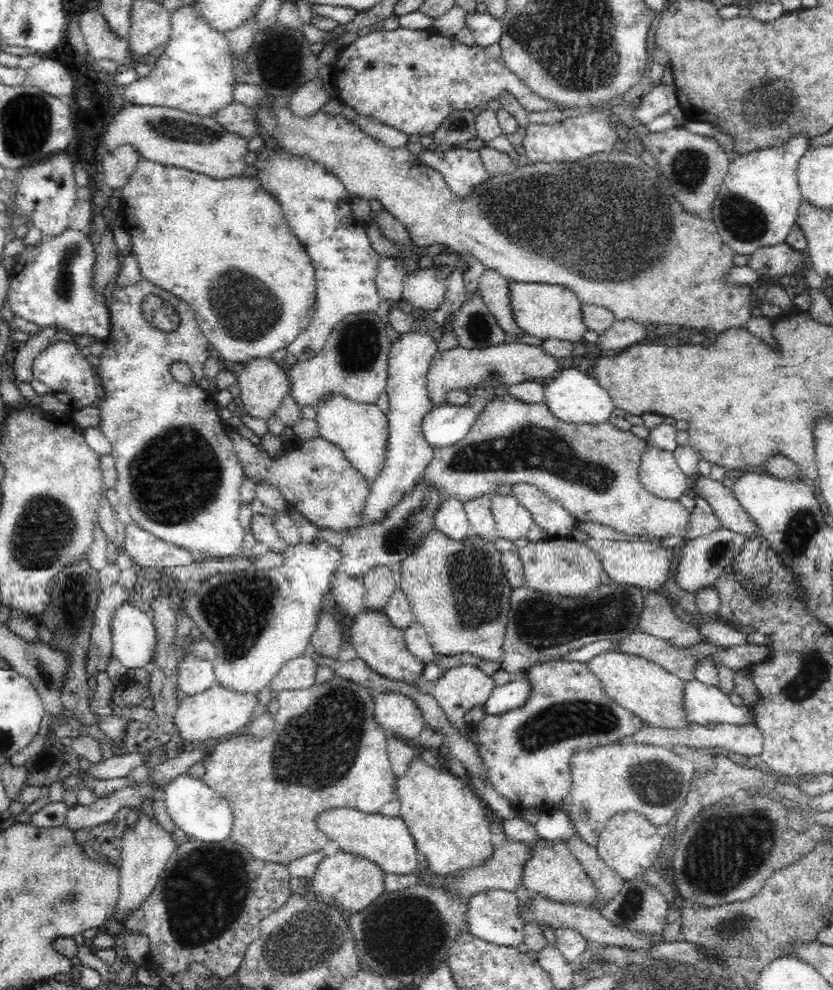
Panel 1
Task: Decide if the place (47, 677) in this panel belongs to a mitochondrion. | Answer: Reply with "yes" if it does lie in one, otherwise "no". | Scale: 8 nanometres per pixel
yes

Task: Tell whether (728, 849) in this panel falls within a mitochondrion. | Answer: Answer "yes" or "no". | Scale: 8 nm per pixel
yes

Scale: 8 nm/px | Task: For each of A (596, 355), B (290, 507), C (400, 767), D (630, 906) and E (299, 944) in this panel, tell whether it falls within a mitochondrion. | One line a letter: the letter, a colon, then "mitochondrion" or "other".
A: other
B: other
C: other
D: mitochondrion
E: mitochondrion

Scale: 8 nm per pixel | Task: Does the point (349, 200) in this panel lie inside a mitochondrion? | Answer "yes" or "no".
no

